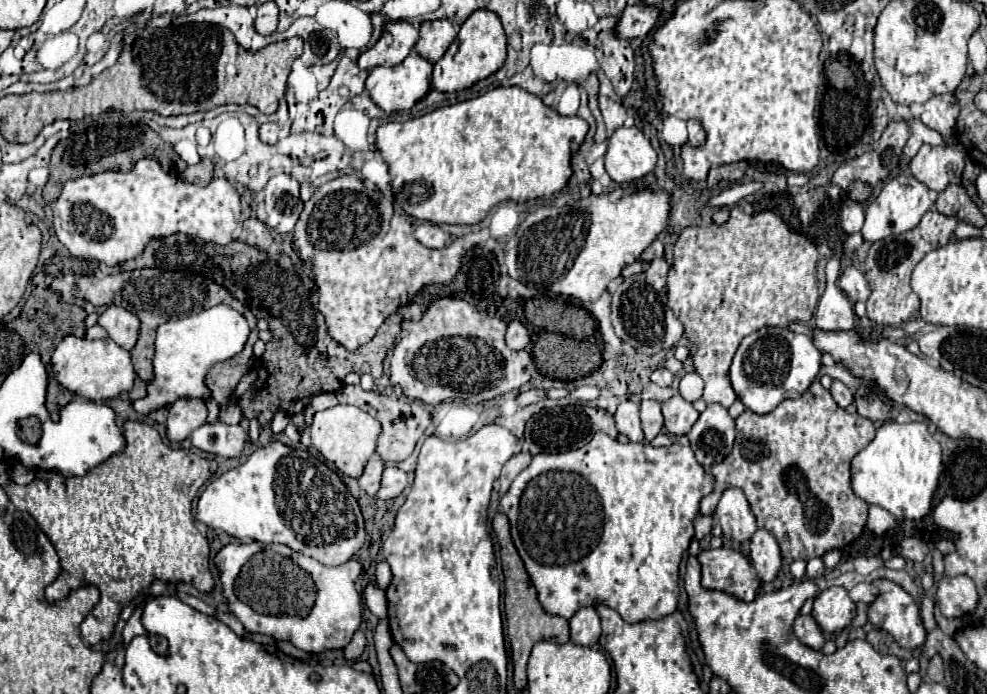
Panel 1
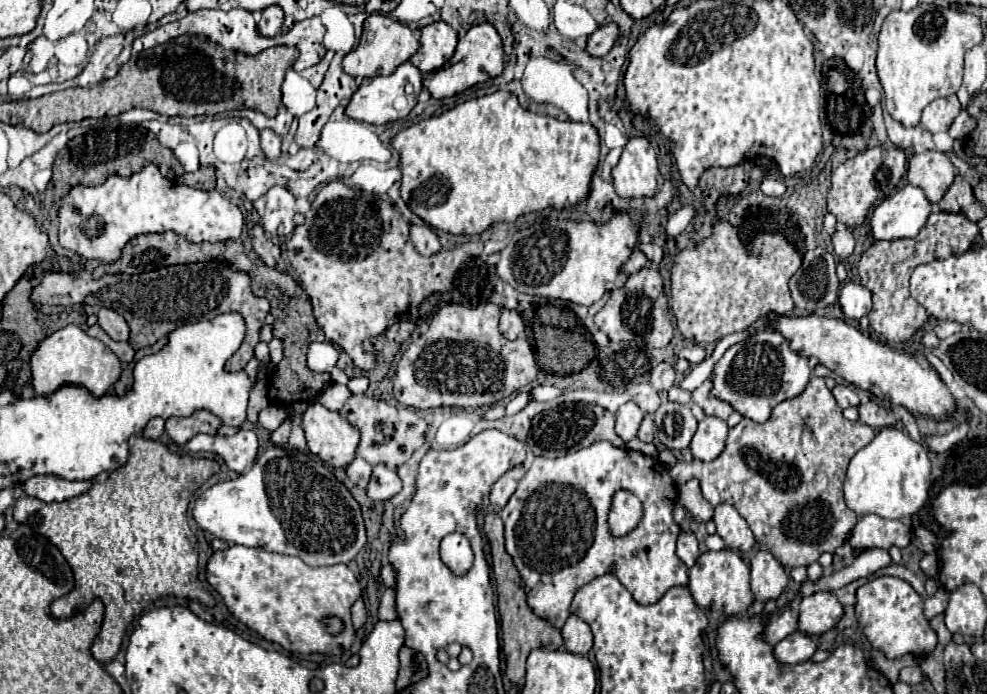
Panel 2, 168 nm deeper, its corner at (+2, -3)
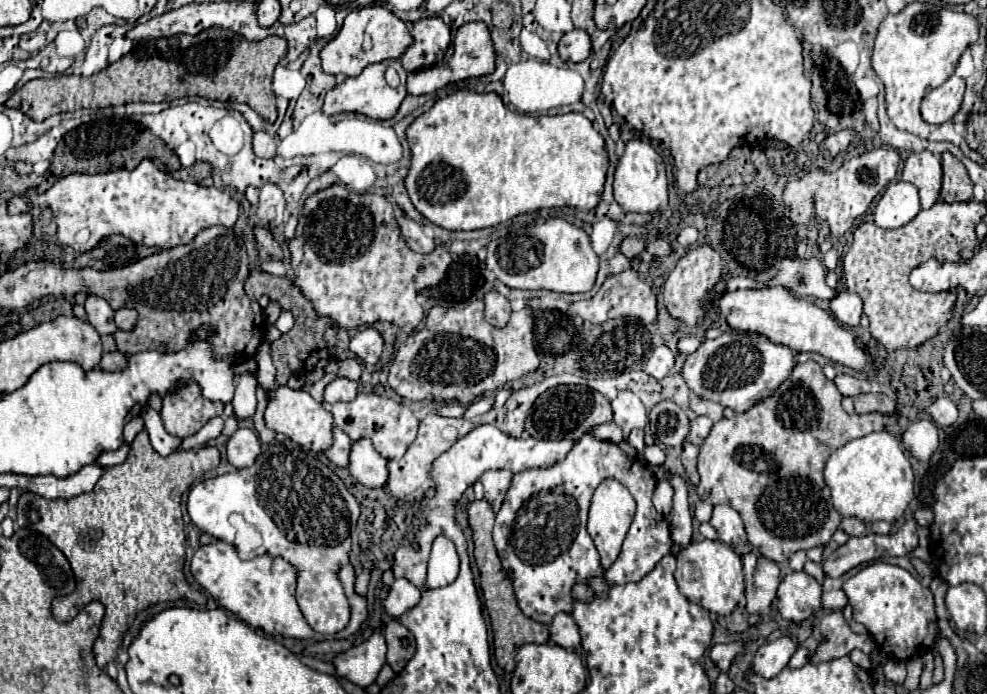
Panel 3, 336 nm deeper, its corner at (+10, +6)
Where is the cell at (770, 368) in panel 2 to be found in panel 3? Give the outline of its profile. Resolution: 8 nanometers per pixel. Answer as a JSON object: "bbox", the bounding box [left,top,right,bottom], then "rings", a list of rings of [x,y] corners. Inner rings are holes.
{"bbox":[683,330,795,412],"rings":[[[729,330],[713,340],[705,340],[693,354],[687,356],[683,378],[697,396],[715,400],[735,412],[747,412],[757,402],[769,398],[779,384],[791,376],[793,368],[795,354],[791,348],[773,344],[769,338],[755,332]]]}

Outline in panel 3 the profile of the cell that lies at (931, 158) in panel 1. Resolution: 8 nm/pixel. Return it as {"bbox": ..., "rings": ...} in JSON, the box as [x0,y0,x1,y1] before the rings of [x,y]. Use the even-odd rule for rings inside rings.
{"bbox":[903,152,941,208],"rings":[[[913,152],[903,164],[903,180],[919,188],[921,208],[931,208],[939,200],[941,160],[929,152]]]}

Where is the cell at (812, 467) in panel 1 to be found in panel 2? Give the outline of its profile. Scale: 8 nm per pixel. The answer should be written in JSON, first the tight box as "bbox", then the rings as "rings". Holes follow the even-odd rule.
{"bbox":[669,377,875,569],"rings":[[[813,377],[801,395],[779,403],[765,423],[741,419],[739,425],[731,427],[727,445],[717,459],[707,463],[677,461],[669,469],[669,475],[675,485],[683,485],[685,481],[697,477],[701,481],[703,497],[713,507],[721,503],[733,505],[747,521],[759,547],[767,549],[785,569],[801,565],[807,567],[815,563],[823,553],[835,553],[835,549],[845,543],[851,529],[855,527],[857,515],[845,505],[841,485],[851,457],[873,439],[875,429],[845,419],[843,409],[837,405],[831,389],[827,389],[825,379]]]}

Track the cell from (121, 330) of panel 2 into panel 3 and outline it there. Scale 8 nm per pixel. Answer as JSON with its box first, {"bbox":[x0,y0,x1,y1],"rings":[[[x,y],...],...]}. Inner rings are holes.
{"bbox":[85,296,117,334],"rings":[[[89,296],[85,302],[85,310],[87,310],[87,320],[89,324],[99,332],[99,334],[113,334],[117,330],[115,322],[113,322],[113,310],[111,306],[97,296]]]}

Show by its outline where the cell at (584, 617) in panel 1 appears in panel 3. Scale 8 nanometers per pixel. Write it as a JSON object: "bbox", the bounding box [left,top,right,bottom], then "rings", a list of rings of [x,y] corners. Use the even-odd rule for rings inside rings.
{"bbox":[549,612,581,648],"rings":[[[561,612],[553,618],[549,632],[551,632],[551,640],[563,648],[577,648],[581,644],[577,622],[567,612]]]}

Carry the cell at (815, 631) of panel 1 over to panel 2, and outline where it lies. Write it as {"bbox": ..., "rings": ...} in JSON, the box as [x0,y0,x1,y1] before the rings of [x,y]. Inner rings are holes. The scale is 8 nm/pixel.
{"bbox":[773,631,817,665],"rings":[[[797,631],[791,633],[789,637],[785,637],[783,641],[779,641],[773,649],[773,657],[781,663],[781,665],[797,665],[803,661],[809,661],[811,655],[815,653],[817,645],[813,641],[813,637]]]}

